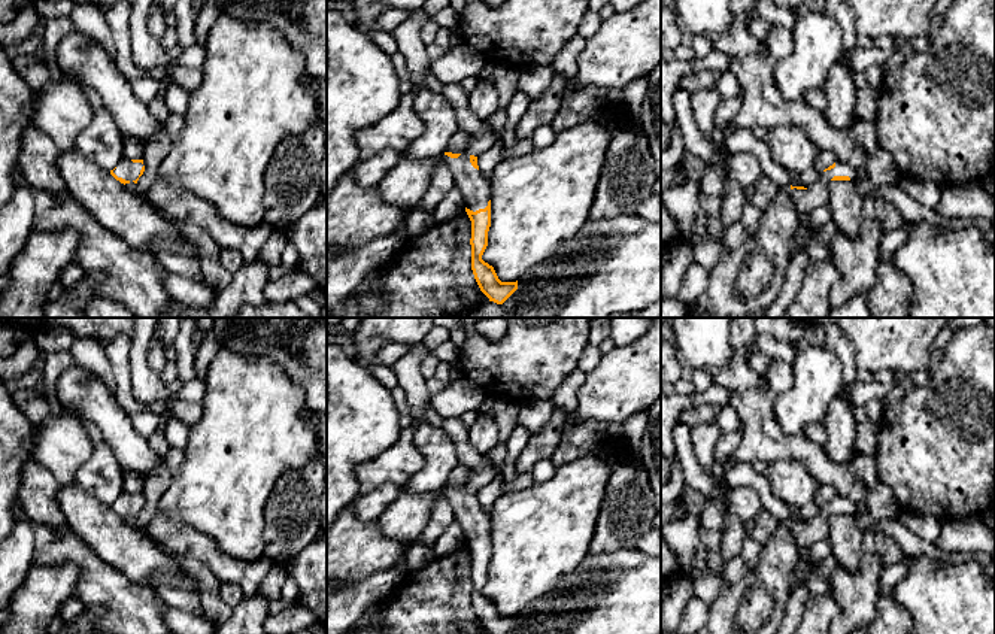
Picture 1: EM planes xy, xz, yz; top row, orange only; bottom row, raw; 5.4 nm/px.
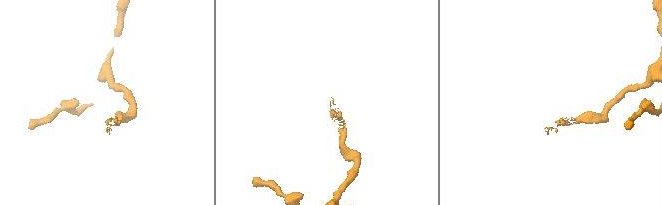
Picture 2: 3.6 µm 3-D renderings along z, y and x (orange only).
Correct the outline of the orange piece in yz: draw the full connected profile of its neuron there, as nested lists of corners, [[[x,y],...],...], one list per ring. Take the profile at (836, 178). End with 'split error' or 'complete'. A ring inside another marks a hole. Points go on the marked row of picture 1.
[[[834,163],[820,173],[819,179],[812,186],[791,185],[791,197],[797,213],[810,213],[814,207],[826,204],[831,181],[850,179],[858,179],[856,172],[841,163]]]; split error

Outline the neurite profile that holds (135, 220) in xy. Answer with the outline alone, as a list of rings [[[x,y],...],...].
[[[76,148],[60,151],[57,169],[81,206],[107,231],[137,249],[151,251],[155,239],[183,242],[169,216],[148,198],[127,189],[110,172],[90,161]]]

